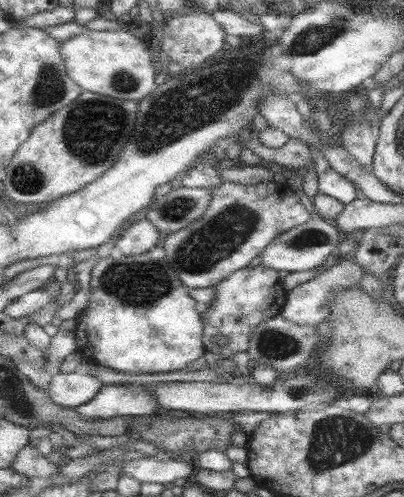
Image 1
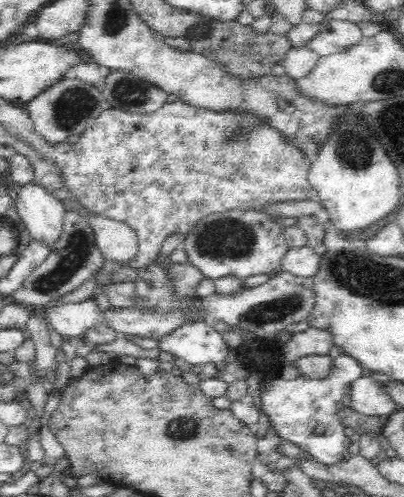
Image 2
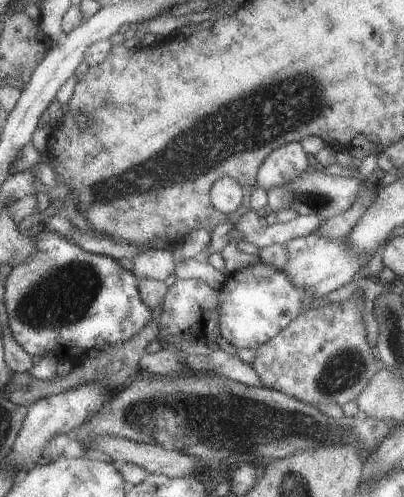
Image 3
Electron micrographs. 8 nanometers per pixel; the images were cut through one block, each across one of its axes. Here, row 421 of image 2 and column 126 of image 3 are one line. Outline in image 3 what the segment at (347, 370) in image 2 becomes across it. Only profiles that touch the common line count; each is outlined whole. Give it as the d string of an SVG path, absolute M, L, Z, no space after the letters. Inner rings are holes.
M47 230L37 236L31 236L31 240L35 252L27 260L11 268L9 276L5 278L3 292L9 332L13 334L13 340L29 354L29 358L43 358L45 354L55 354L57 358L65 360L67 348L79 348L87 352L89 348L101 350L111 344L129 340L151 320L151 308L141 300L137 276L133 272L123 270L115 258L85 252L75 242L69 242L69 238Z

